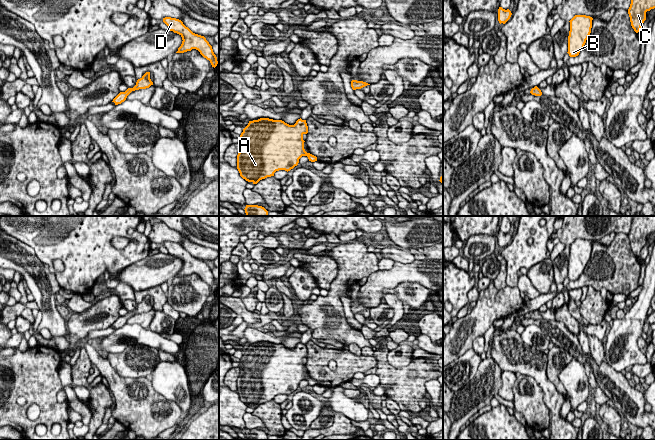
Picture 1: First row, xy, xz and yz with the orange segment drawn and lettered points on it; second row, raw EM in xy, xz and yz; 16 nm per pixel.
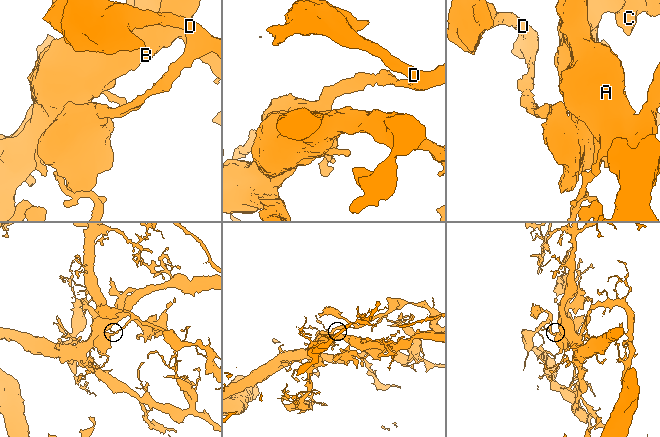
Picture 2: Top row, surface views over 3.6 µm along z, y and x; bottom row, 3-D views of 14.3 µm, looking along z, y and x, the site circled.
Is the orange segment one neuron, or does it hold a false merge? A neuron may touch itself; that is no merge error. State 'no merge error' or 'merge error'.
merge error

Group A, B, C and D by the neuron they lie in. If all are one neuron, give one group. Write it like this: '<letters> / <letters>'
A B C / D

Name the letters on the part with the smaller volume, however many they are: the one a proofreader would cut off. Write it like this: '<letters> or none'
D

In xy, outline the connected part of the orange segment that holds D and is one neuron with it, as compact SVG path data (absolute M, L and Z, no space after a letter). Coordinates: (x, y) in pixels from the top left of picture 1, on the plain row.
M165 241L163 246L170 255L179 258L182 261L182 268L176 277L184 277L196 273L200 278L210 285L212 291L218 288L217 281L213 276L212 270L204 260L193 257L183 246L176 242Z

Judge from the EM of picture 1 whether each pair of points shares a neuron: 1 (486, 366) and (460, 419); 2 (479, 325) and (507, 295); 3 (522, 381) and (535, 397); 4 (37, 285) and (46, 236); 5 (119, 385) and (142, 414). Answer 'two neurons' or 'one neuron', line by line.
1: one neuron
2: one neuron
3: one neuron
4: two neurons
5: one neuron

